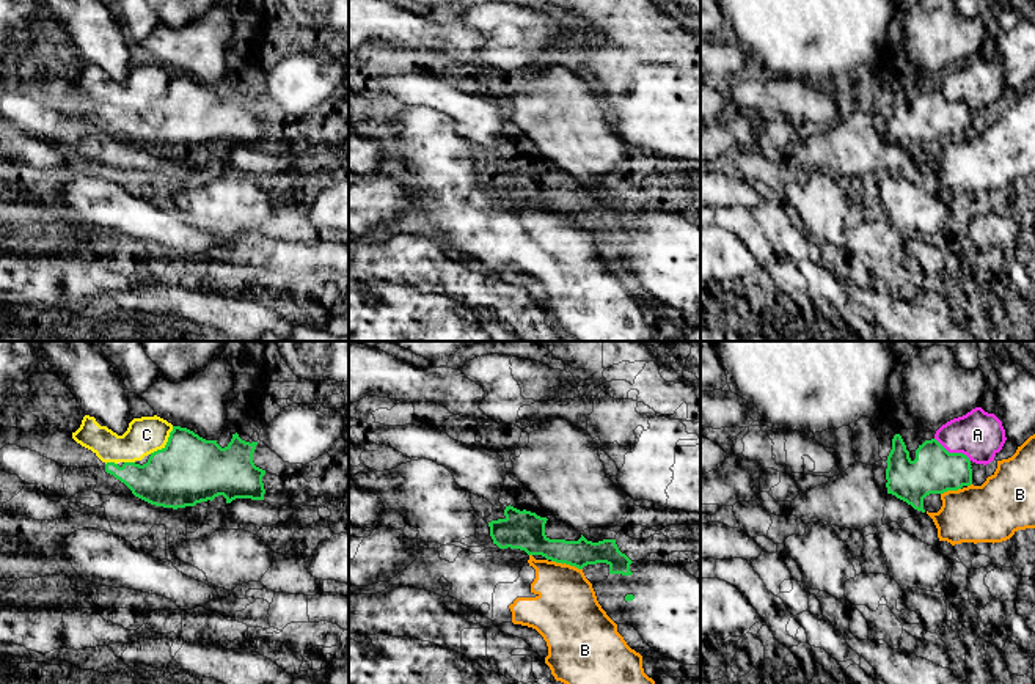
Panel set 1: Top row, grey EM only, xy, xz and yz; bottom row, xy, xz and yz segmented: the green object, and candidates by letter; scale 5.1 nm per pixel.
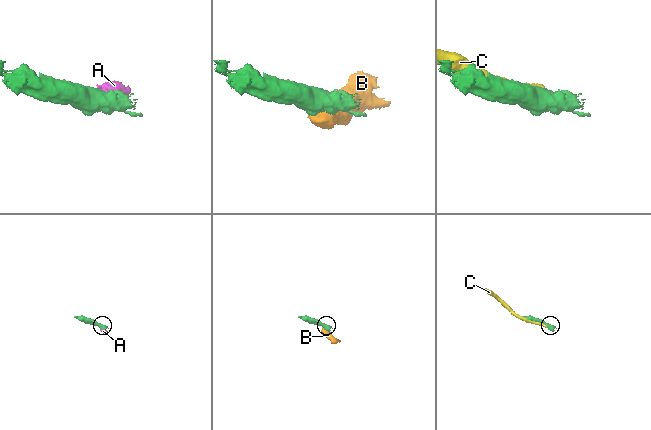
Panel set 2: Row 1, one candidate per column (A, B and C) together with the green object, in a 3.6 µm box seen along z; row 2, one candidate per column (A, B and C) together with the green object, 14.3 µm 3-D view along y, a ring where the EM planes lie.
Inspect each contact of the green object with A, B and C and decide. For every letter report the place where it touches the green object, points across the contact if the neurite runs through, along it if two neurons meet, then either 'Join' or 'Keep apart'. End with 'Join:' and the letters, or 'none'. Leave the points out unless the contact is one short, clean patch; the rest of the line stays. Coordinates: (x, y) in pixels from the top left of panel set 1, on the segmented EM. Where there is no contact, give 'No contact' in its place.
A: Touches green at yz (954, 453). Boundary: yz (935, 437), (949, 452), (961, 452), (969, 461). Keep apart
B: Touches green at xz (567, 563). Boundary: xz (552, 560), (581, 570). Keep apart
C: Touches green at xy (167, 444). Keep apart
Join: none

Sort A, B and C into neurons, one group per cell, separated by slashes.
A C / B

